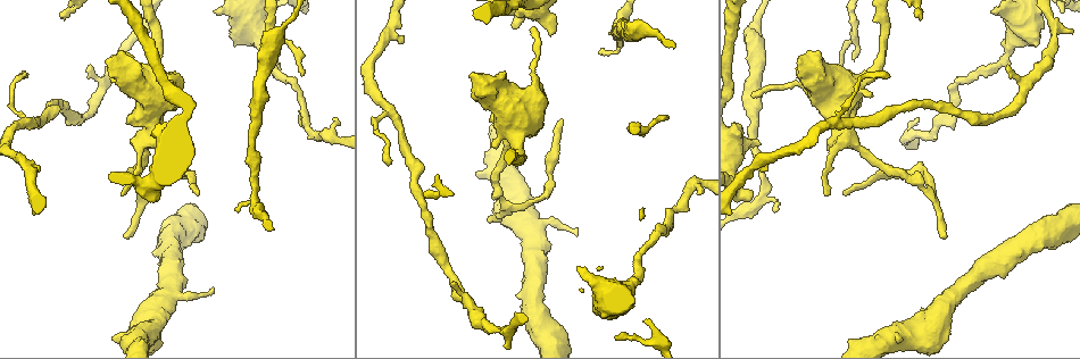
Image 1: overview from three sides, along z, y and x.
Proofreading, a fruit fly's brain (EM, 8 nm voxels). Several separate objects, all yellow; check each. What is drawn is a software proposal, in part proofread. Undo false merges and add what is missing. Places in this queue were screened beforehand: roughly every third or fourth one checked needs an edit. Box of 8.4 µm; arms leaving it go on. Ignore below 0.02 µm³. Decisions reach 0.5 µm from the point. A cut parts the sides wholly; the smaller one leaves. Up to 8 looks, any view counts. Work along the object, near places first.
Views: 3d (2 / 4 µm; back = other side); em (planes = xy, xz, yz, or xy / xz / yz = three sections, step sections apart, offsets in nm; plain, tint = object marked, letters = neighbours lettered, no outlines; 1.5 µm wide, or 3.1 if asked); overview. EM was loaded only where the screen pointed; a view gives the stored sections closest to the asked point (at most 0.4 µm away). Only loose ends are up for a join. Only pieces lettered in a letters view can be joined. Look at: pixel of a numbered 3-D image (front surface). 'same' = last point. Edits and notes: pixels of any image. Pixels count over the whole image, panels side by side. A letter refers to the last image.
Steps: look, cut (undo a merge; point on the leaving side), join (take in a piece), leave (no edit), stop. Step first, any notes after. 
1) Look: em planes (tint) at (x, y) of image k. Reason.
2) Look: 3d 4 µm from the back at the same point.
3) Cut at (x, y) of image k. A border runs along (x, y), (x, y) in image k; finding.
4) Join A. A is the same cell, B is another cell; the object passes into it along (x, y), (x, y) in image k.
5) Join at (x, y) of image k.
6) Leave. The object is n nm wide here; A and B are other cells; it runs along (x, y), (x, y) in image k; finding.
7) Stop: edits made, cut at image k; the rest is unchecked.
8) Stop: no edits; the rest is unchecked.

Look: em planes (letters) at (560, 120) of image 1. Long arm stops here.

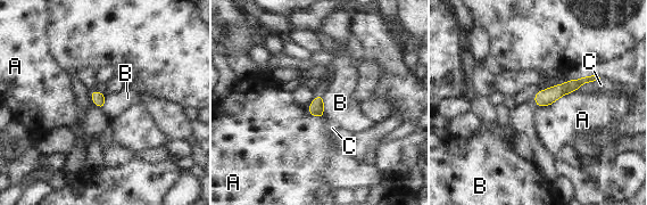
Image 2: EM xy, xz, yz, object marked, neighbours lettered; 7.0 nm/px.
Leave. The longest contact is with A, 300 nm; A, B and C are other cells; a border runs along (575, 90), (537, 108) in image 2; none of them fits.

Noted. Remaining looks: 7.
Look: em yz step 4 (tint) at (212, 288) of image 1. An open end.

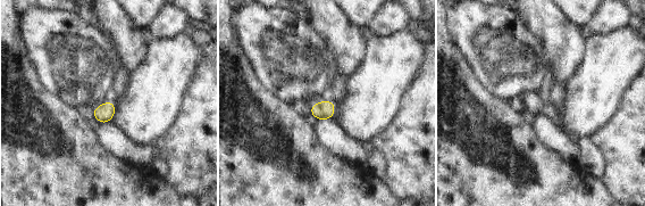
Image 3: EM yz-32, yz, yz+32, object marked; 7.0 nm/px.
Look: em planes (letters) at the same point.

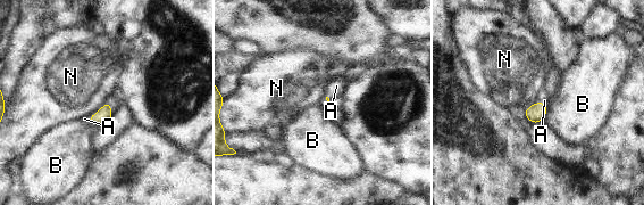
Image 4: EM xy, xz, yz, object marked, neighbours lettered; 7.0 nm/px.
Join A. A is the same cell, B and N are other cells; the object passes into it along (103, 114), (110, 107), (116, 103) in image 4; it goes on there.

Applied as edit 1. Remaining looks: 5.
Look: 3d 2 µm from the back at (774, 211) of image 1. Thin end.

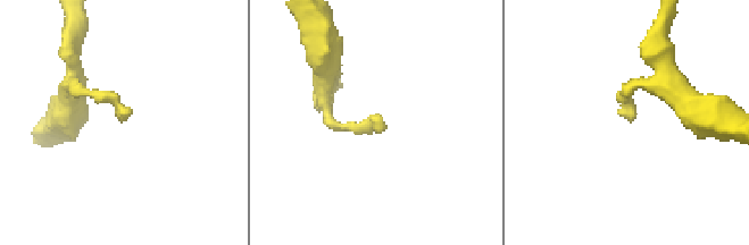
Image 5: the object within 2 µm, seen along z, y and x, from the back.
Look: em planes (letters) at (631, 122) of image 5.

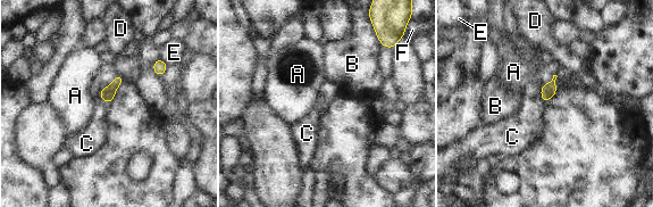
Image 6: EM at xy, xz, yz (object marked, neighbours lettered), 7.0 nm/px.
Leave. The longest contact is with E, 90 nm; A, B, C, D, E and F are other cells; a border runs along (101, 100), (108, 105) in image 6; no lettered piece goes on from it.

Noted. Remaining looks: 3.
Stop: edits made, join at image 4; the rest is unchecked.

